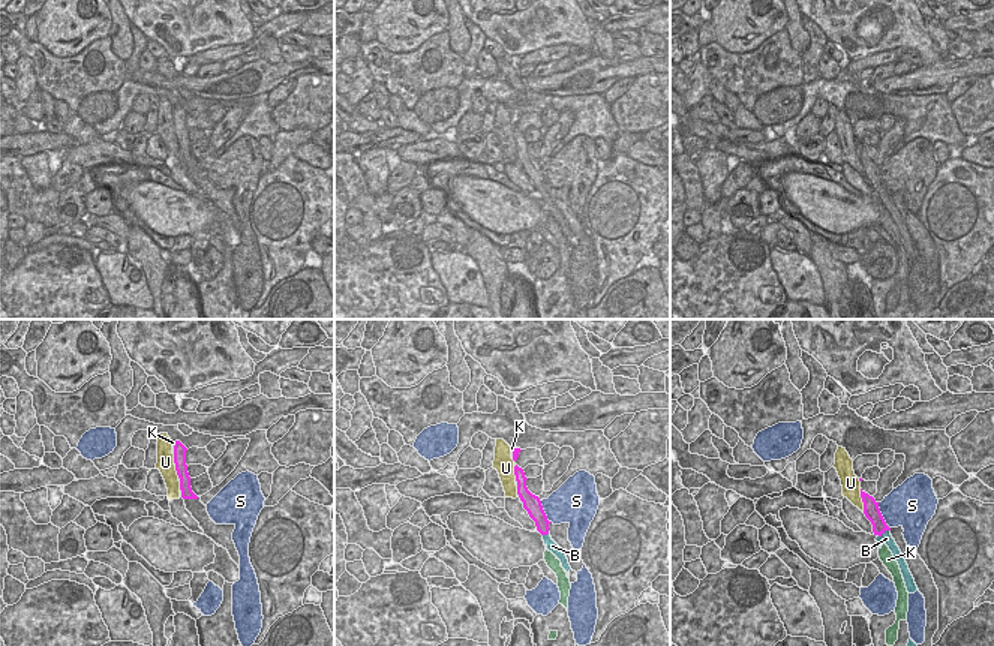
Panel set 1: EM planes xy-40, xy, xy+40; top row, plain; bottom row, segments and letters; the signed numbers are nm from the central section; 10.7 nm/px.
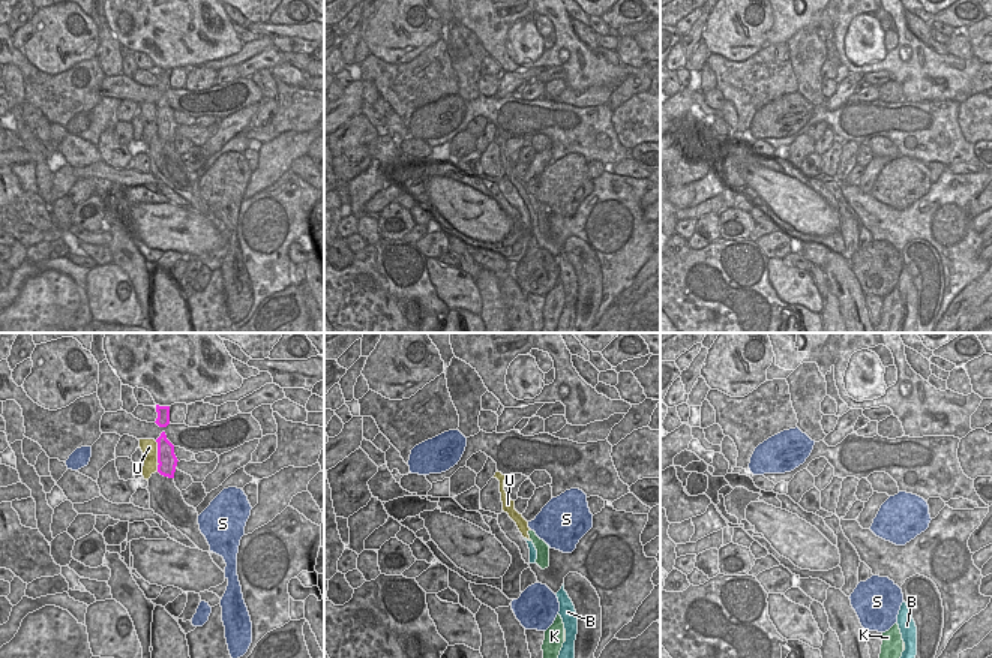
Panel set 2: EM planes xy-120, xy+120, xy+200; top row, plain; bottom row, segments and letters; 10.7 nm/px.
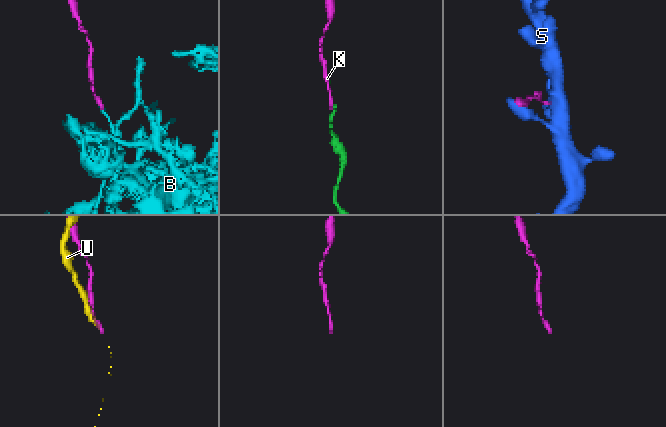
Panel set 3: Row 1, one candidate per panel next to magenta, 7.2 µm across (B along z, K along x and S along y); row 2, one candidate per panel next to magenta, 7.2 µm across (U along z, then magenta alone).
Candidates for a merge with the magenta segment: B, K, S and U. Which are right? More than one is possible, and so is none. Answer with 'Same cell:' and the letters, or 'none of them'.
Same cell: none of them

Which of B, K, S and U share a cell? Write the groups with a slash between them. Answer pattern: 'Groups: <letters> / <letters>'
Groups: B / K U / S.

